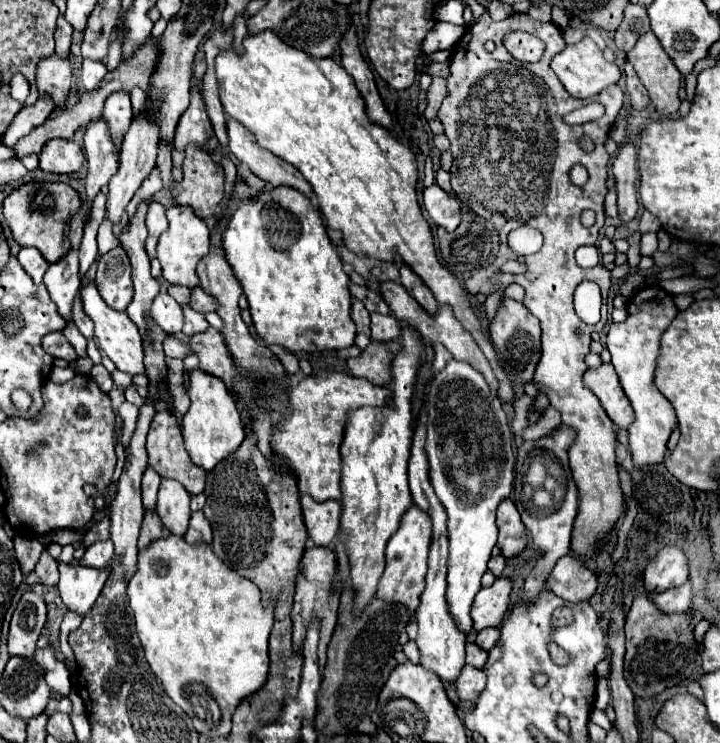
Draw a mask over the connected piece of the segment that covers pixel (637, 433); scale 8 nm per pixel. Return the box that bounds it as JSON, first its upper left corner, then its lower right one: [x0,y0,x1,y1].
[605,285,679,465]

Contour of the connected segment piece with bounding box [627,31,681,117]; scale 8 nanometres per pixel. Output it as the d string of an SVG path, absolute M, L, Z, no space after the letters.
M651 31L645 33L645 35L641 35L637 39L635 47L627 53L627 61L633 65L633 69L637 71L639 79L641 79L641 83L649 91L649 99L651 99L653 107L657 109L659 117L677 117L677 109L681 105L681 101L679 101L681 73L677 71L677 67L669 59L669 55L663 53L663 47L659 45L659 39Z

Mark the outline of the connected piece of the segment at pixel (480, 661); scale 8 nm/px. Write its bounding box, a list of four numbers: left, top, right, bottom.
[467,643,489,669]

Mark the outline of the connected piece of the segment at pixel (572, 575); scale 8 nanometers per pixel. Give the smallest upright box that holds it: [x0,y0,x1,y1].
[547,555,597,603]

